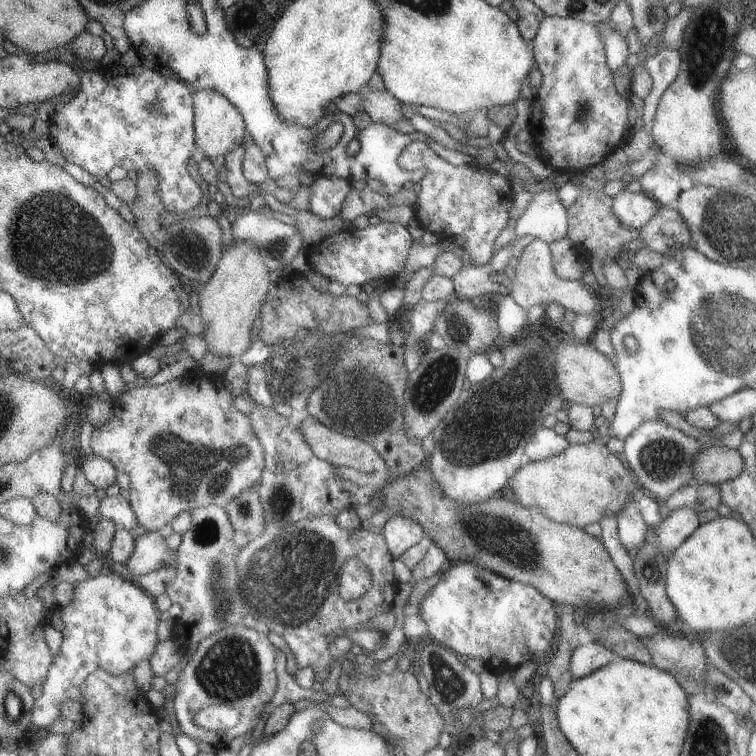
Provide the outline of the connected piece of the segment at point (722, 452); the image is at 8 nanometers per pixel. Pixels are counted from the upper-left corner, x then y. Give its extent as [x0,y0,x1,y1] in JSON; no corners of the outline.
[692,446,744,484]

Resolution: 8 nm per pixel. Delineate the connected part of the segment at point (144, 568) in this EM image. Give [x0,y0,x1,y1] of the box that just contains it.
[125,531,177,576]

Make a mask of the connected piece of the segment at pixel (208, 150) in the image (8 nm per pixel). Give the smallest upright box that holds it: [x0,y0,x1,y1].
[193,89,247,162]

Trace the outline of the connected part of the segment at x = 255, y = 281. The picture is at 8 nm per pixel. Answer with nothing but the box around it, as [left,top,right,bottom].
[198,239,274,361]

